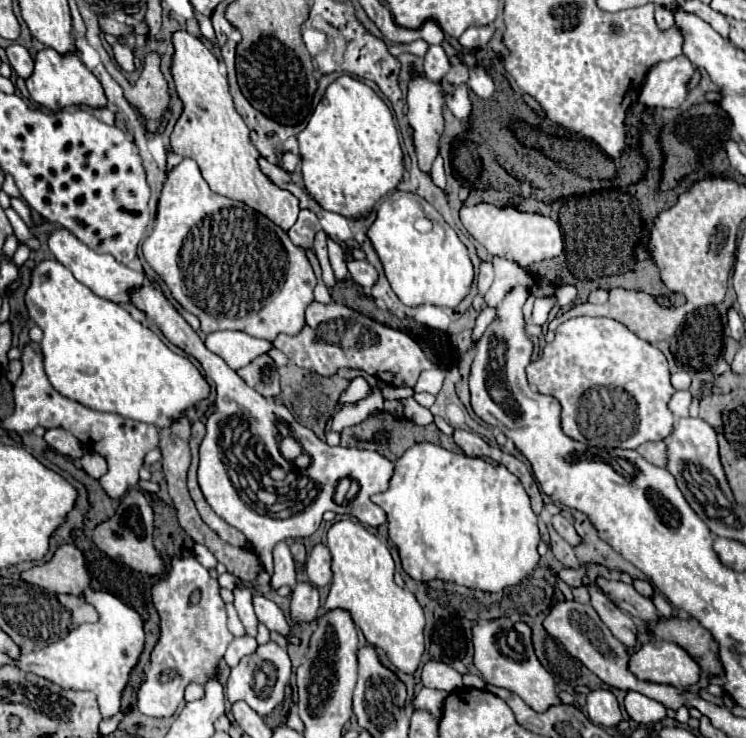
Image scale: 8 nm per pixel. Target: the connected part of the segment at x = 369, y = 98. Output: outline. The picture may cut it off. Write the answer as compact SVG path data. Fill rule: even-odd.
M348 74L328 86L306 130L298 134L298 148L306 192L324 210L352 220L370 216L376 202L402 182L404 154L392 112L370 86Z

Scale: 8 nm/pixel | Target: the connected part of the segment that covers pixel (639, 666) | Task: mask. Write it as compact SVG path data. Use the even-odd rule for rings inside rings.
M646 642L630 658L630 670L640 678L674 688L688 688L700 680L700 666L674 642Z

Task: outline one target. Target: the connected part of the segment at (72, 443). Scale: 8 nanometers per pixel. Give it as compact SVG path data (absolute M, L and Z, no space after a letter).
M62 428L46 430L44 440L52 450L56 450L68 458L82 458L82 454L84 454L84 446L80 444L80 440Z

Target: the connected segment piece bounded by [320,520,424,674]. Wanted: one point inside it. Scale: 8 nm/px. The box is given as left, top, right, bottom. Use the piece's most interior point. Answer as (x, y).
(390, 618)

